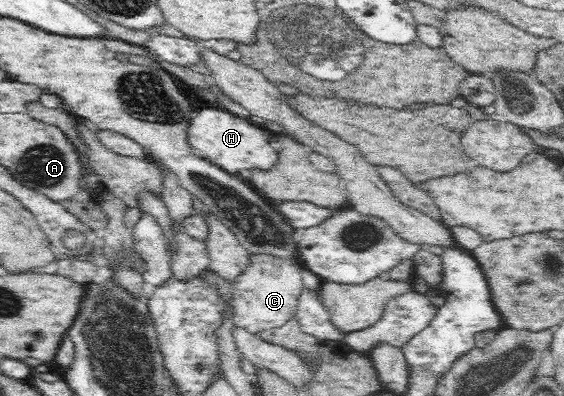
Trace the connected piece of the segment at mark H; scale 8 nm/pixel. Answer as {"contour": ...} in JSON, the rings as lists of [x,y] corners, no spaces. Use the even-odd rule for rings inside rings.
{"contour":[[[207,106],[196,111],[191,126],[187,128],[187,143],[196,157],[207,160],[232,175],[249,168],[269,168],[276,158],[276,152],[267,137],[261,133],[261,127],[254,126],[252,122],[223,108]]]}

